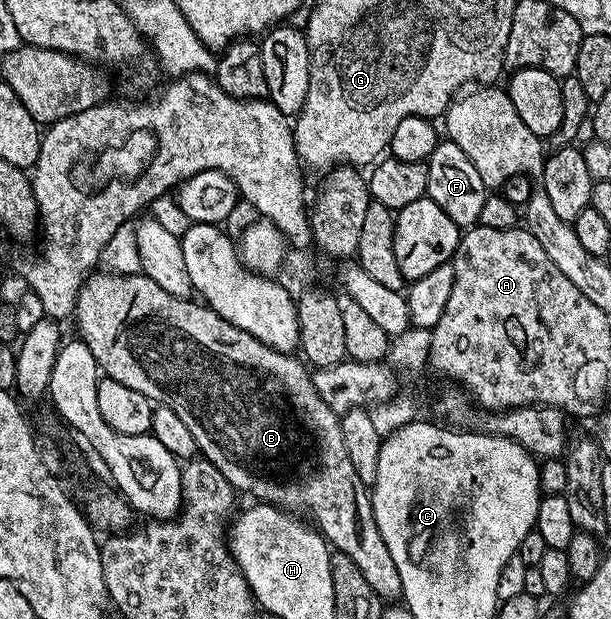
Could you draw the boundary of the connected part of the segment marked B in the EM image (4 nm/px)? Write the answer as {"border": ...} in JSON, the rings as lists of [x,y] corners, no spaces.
{"border":[[[91,273],[84,281],[84,285],[78,294],[73,318],[78,319],[79,333],[77,334],[88,345],[88,349],[92,351],[92,356],[98,362],[101,374],[107,379],[120,381],[120,385],[128,385],[128,389],[136,389],[136,393],[144,393],[144,397],[148,397],[150,402],[155,405],[172,409],[172,413],[176,413],[176,417],[180,417],[180,421],[184,421],[184,425],[188,425],[192,437],[196,437],[196,445],[201,458],[207,459],[212,465],[216,465],[216,469],[220,469],[220,473],[224,473],[224,477],[229,481],[235,492],[242,494],[243,491],[244,494],[251,495],[251,500],[269,503],[285,512],[310,511],[311,517],[314,518],[313,526],[321,532],[323,538],[334,551],[352,557],[354,564],[360,565],[360,573],[364,573],[368,585],[372,585],[372,589],[378,595],[378,598],[383,601],[394,598],[394,600],[397,600],[402,593],[400,577],[396,573],[396,561],[392,561],[392,553],[388,553],[388,545],[384,545],[384,537],[380,537],[380,529],[376,525],[376,517],[370,504],[370,491],[367,484],[360,481],[360,476],[357,475],[355,467],[352,466],[352,461],[348,461],[348,449],[344,449],[344,435],[340,433],[342,420],[335,411],[328,409],[328,405],[324,405],[324,401],[316,393],[307,364],[293,354],[278,352],[276,349],[262,344],[251,333],[246,333],[244,329],[230,324],[207,305],[198,301],[193,303],[193,298],[181,299],[172,293],[164,293],[164,289],[160,289],[160,285],[156,285],[156,281],[152,281],[147,275],[141,273],[137,275],[98,274]]]}

